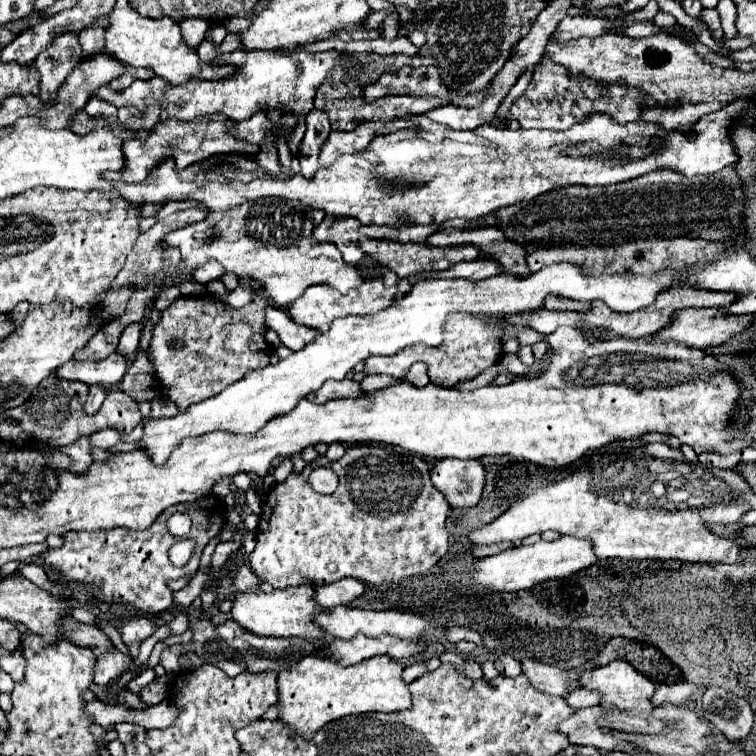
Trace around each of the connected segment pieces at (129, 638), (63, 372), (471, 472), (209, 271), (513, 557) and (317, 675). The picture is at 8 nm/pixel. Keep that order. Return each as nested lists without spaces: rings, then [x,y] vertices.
[[[130,615],[124,617],[116,623],[118,633],[122,635],[122,641],[130,653],[132,659],[138,657],[140,653],[140,645],[144,639],[148,639],[154,631],[156,631],[156,623],[148,617],[138,617],[138,615]]]
[[[118,353],[96,363],[82,363],[72,359],[62,367],[58,367],[56,377],[68,379],[68,381],[82,381],[86,385],[112,385],[122,381],[122,375],[126,373],[126,365],[128,365],[128,359]]]
[[[440,459],[430,471],[432,485],[440,489],[452,507],[472,507],[484,489],[484,465],[480,461]]]
[[[208,261],[204,267],[200,267],[196,273],[196,281],[198,283],[208,283],[208,281],[214,281],[214,279],[220,279],[224,275],[224,269],[220,267],[220,263],[216,261]]]
[[[558,537],[556,541],[538,541],[534,545],[520,545],[506,549],[502,553],[490,555],[490,557],[480,557],[474,559],[474,583],[482,589],[492,589],[492,591],[520,591],[520,589],[530,589],[542,581],[548,579],[560,579],[560,577],[570,577],[578,571],[588,569],[594,565],[598,559],[592,551],[592,543],[588,539],[578,539],[578,537]]]
[[[308,655],[298,661],[290,673],[282,671],[278,675],[280,719],[296,729],[302,737],[312,737],[326,723],[346,715],[372,711],[406,711],[412,707],[412,695],[408,691],[408,683],[402,679],[402,671],[404,665],[386,655],[370,657],[350,667],[344,667],[328,657]]]

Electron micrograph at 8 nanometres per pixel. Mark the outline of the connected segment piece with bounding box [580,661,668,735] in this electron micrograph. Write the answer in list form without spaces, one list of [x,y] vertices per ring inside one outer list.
[[[612,661],[608,665],[596,667],[592,671],[586,671],[580,679],[580,685],[586,689],[598,689],[602,691],[602,705],[614,705],[616,711],[610,711],[600,725],[602,727],[610,727],[610,729],[618,729],[624,733],[644,733],[644,735],[652,735],[652,733],[662,733],[664,729],[668,729],[668,723],[662,719],[656,719],[652,715],[654,711],[654,703],[652,703],[652,695],[656,691],[656,685],[644,677],[642,673],[638,673],[628,661]]]

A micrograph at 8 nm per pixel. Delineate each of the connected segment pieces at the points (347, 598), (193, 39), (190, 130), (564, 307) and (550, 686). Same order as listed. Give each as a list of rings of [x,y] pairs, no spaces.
[[[340,579],[334,583],[310,583],[314,591],[314,601],[320,607],[336,607],[336,605],[348,605],[352,599],[362,595],[364,585],[358,579]]]
[[[190,18],[184,19],[182,23],[179,23],[180,29],[182,29],[182,37],[184,37],[184,43],[190,45],[192,49],[198,49],[198,45],[204,41],[204,35],[208,31],[208,21],[202,18]]]
[[[206,115],[206,117],[198,117],[194,121],[178,121],[178,119],[162,121],[158,127],[154,127],[154,131],[150,131],[150,135],[146,139],[124,141],[124,145],[122,145],[124,159],[126,159],[124,169],[120,173],[107,171],[102,177],[108,180],[132,183],[132,181],[142,181],[146,177],[146,173],[152,167],[156,167],[158,163],[162,163],[162,159],[166,159],[166,157],[174,157],[176,167],[186,169],[188,165],[204,161],[216,153],[250,153],[250,145],[228,137],[228,133],[226,133],[228,125],[230,125],[230,119],[226,119],[224,115],[210,115],[210,117]]]
[[[548,297],[544,301],[544,309],[550,309],[550,311],[588,311],[590,307],[592,303],[564,299],[564,297]]]
[[[526,659],[522,663],[522,673],[530,679],[530,683],[544,691],[544,693],[552,693],[552,695],[568,695],[568,687],[572,683],[572,673],[566,669],[560,669],[556,665],[548,665],[548,663],[540,663],[534,659]]]

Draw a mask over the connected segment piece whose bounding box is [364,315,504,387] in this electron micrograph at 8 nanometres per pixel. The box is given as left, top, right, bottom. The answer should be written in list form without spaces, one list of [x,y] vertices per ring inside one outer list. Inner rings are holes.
[[[450,315],[446,323],[446,341],[440,347],[412,345],[390,357],[368,357],[364,365],[364,375],[384,373],[384,375],[392,375],[394,379],[402,379],[406,377],[412,363],[422,361],[428,365],[428,375],[434,385],[456,387],[458,383],[474,379],[480,371],[498,363],[502,353],[504,353],[502,327],[496,321],[486,317],[472,317],[472,315]]]

